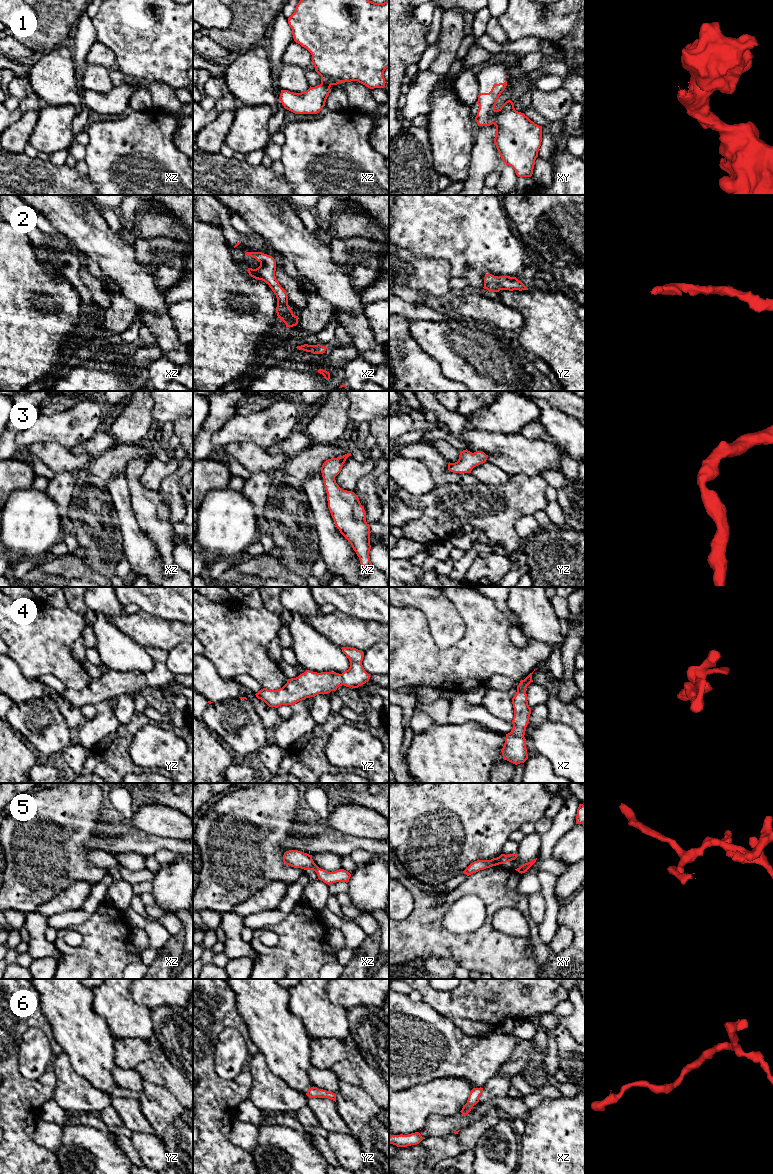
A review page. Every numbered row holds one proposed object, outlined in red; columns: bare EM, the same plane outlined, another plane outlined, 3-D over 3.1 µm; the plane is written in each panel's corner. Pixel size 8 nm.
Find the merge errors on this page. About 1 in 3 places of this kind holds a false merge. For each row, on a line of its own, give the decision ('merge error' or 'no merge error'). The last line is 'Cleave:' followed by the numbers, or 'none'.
1: no merge error
2: no merge error
3: no merge error
4: no merge error
5: no merge error
6: no merge error
Cleave: none

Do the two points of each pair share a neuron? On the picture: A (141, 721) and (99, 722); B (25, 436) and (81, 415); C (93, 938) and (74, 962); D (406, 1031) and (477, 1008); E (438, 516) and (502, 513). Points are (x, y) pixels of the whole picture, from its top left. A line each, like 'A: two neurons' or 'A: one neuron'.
A: two neurons
B: one neuron
C: two neurons
D: two neurons
E: one neuron

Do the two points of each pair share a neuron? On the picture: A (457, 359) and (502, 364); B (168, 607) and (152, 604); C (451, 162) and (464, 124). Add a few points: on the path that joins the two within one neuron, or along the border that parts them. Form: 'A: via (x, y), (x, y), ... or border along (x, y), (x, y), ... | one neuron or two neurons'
A: via (468, 359), (484, 359), (491, 364) | one neuron
B: via (164, 604), (156, 604) | one neuron
C: via (451, 153), (451, 137), (455, 133) | one neuron

